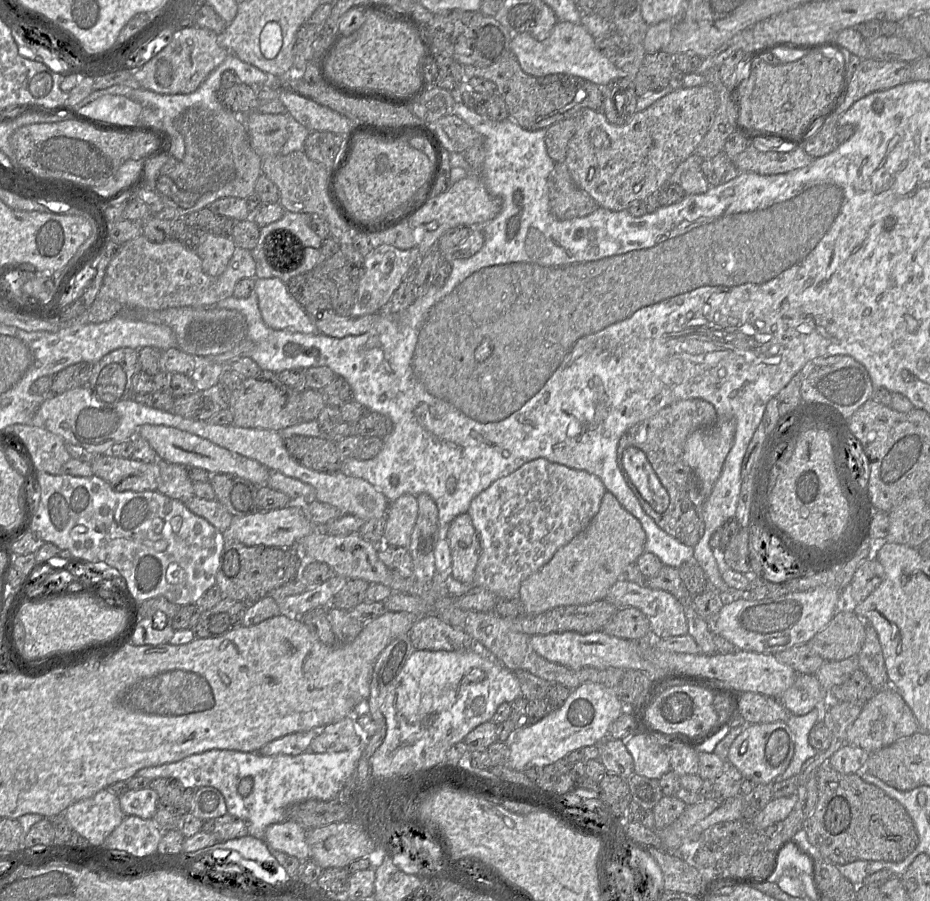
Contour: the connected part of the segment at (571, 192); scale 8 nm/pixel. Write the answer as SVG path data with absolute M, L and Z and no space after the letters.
M564 161L554 164L548 178L549 209L558 220L585 217L599 208L598 204L574 183Z

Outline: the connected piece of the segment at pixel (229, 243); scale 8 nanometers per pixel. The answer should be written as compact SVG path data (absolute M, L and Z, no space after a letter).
M205 234L196 252L201 259L203 270L211 276L224 272L236 250L232 237Z

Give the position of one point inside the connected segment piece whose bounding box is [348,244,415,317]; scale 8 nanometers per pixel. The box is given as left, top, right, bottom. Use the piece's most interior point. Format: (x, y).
(384, 269)

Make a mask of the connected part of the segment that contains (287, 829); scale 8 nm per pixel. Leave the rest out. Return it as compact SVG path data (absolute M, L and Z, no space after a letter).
M284 820L266 828L264 841L273 851L287 853L299 860L310 859L306 832L306 829L293 820Z

